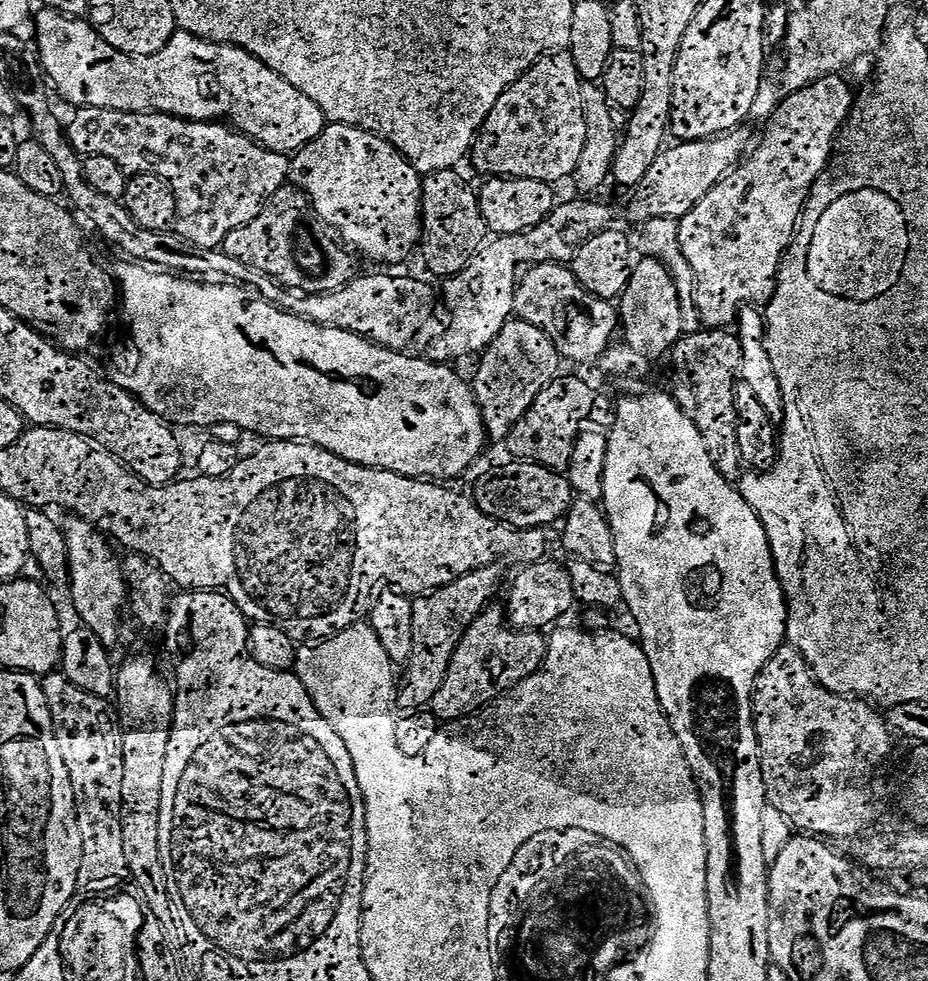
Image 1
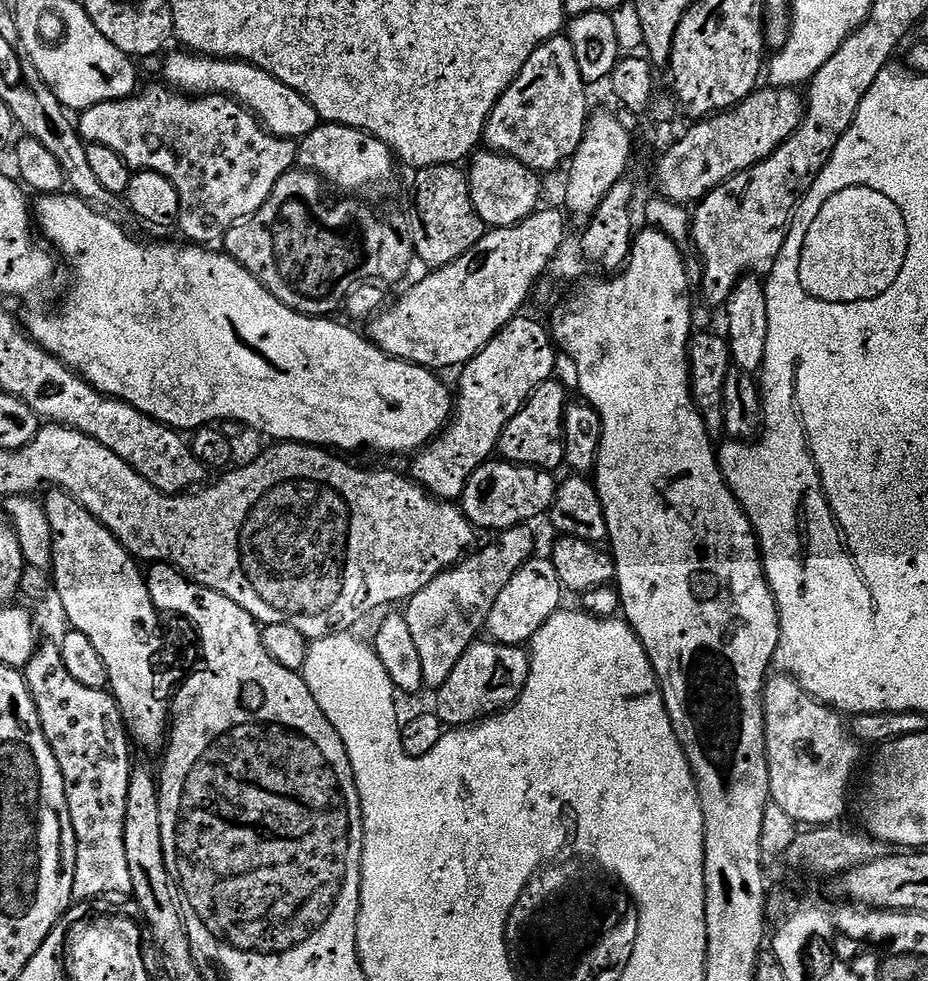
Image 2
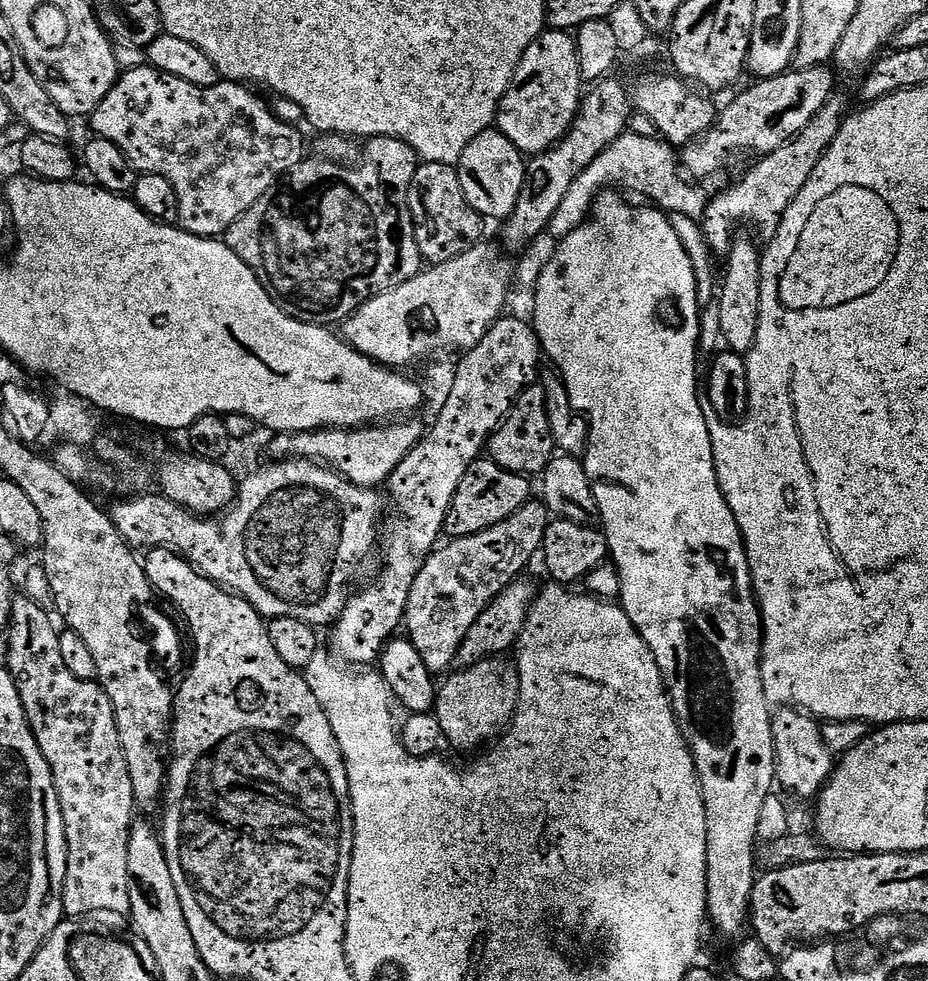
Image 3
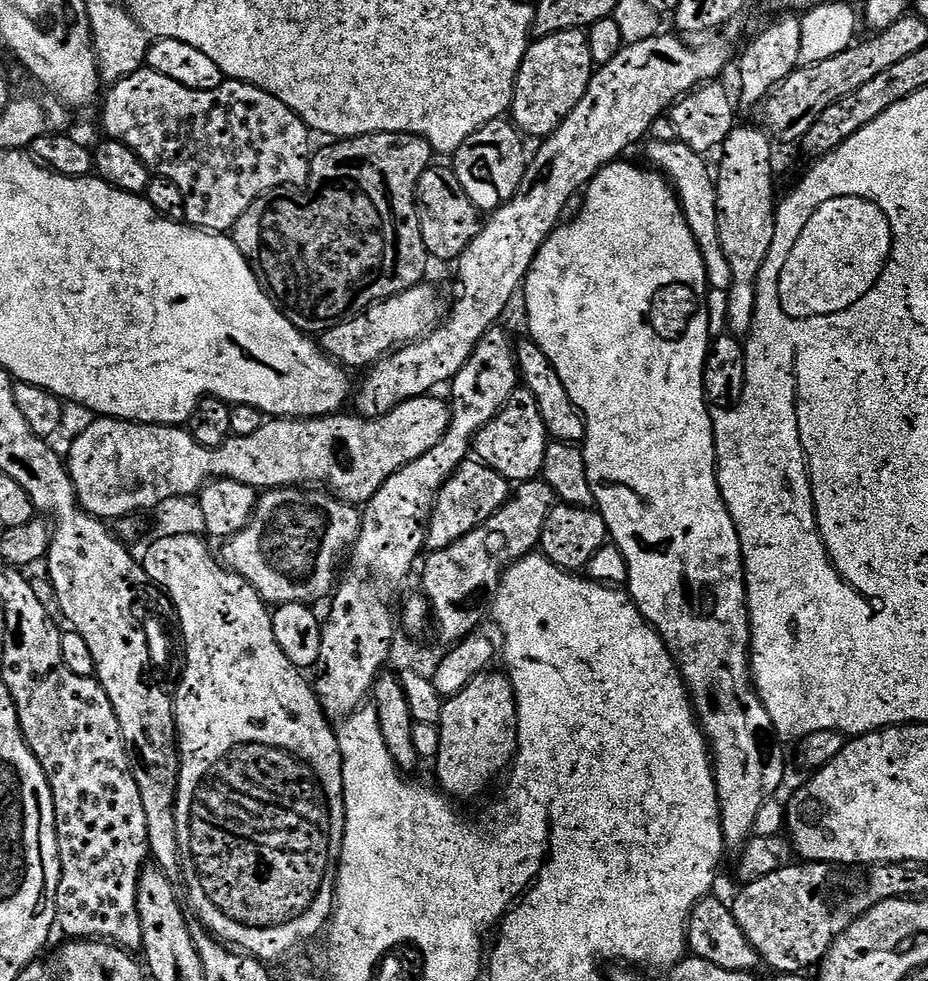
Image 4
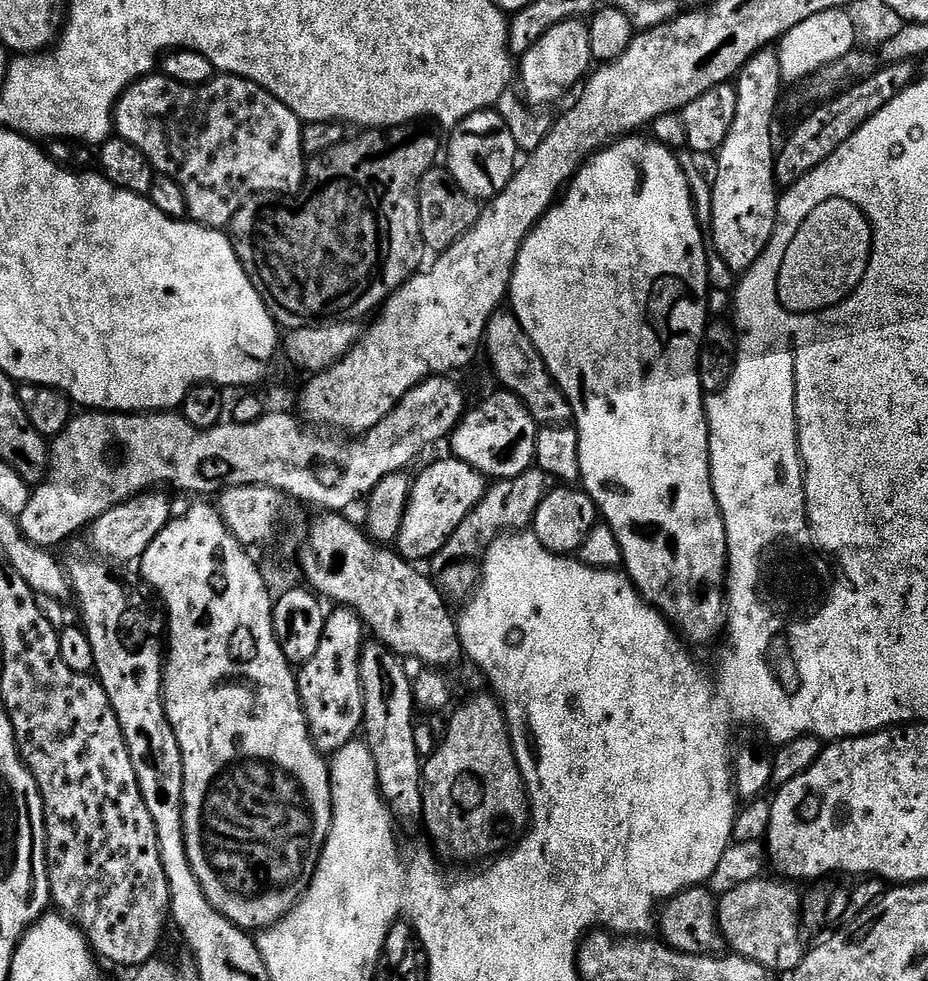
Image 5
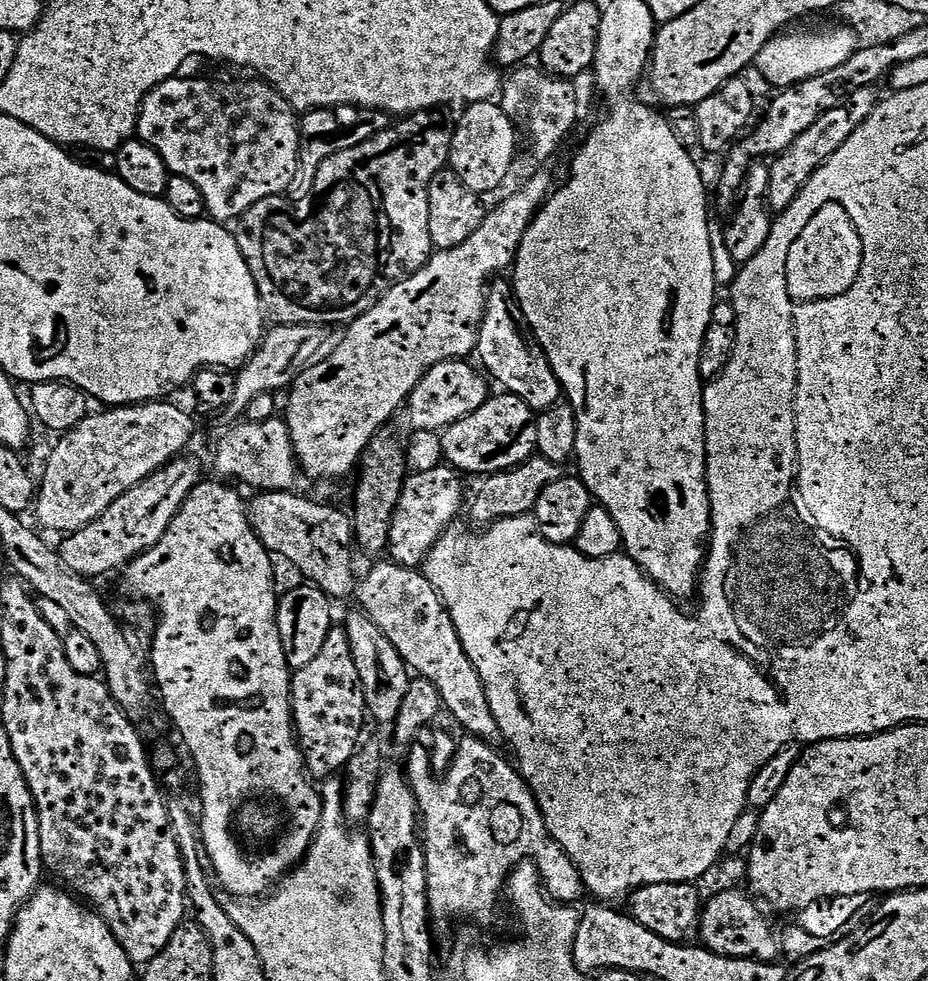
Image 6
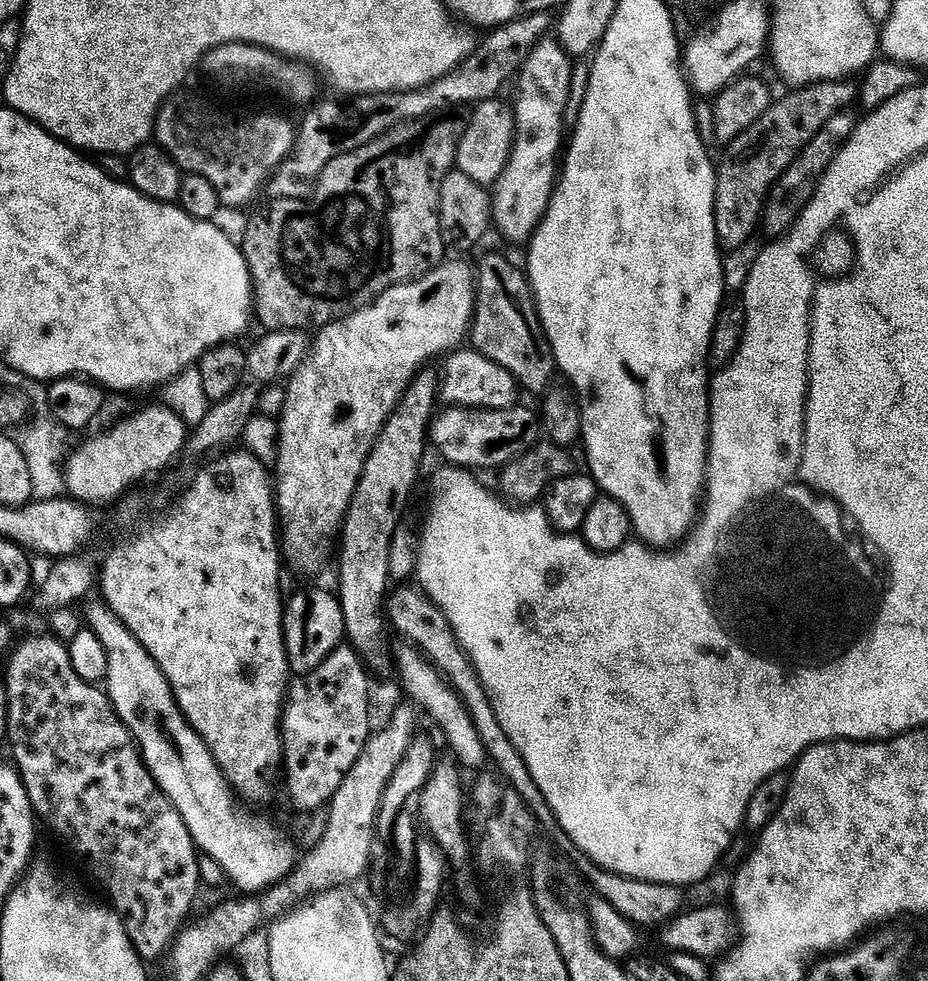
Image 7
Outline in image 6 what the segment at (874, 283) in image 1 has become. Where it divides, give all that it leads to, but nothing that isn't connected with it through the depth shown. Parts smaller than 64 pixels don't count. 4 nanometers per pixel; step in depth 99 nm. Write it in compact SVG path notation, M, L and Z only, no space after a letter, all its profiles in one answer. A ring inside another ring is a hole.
M823 204L815 209L814 218L791 247L789 261L786 262L792 293L805 299L846 294L846 290L850 290L858 278L864 257L862 238L850 214L846 214L840 204Z

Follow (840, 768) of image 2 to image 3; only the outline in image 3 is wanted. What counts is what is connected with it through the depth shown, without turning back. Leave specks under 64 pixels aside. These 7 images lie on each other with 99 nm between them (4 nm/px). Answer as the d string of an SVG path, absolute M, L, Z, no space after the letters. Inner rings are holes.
M787 706L779 711L772 717L779 787L789 788L794 795L811 801L819 797L821 789L828 783L828 777L834 771L834 755L823 740L821 725L811 715Z

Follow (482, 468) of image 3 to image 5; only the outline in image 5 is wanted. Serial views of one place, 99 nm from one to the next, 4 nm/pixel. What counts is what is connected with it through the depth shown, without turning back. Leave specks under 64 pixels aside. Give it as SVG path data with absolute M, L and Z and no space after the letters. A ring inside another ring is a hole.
M455 458L436 460L412 481L412 493L402 518L400 533L394 541L399 555L409 562L431 561L442 546L458 530L460 523L478 506L486 491L486 478L474 466Z

